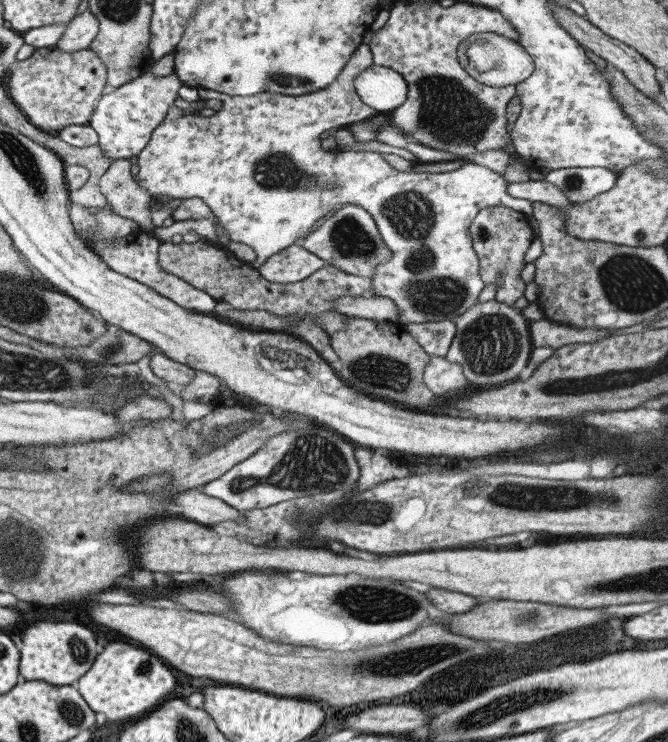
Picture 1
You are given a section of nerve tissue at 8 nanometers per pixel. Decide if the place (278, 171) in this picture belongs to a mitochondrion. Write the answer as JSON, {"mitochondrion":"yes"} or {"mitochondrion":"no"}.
{"mitochondrion":"yes"}

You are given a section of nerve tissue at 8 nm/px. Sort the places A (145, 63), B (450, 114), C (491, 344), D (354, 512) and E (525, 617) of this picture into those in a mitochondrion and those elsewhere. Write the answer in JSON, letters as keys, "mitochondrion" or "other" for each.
{"A":"other","B":"mitochondrion","C":"mitochondrion","D":"mitochondrion","E":"mitochondrion"}

